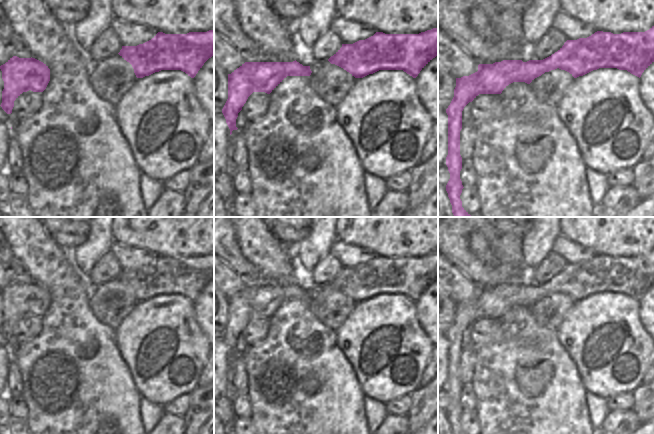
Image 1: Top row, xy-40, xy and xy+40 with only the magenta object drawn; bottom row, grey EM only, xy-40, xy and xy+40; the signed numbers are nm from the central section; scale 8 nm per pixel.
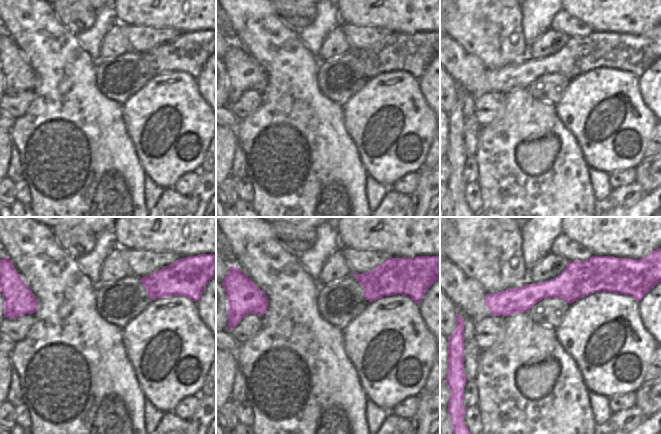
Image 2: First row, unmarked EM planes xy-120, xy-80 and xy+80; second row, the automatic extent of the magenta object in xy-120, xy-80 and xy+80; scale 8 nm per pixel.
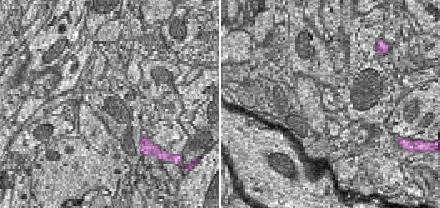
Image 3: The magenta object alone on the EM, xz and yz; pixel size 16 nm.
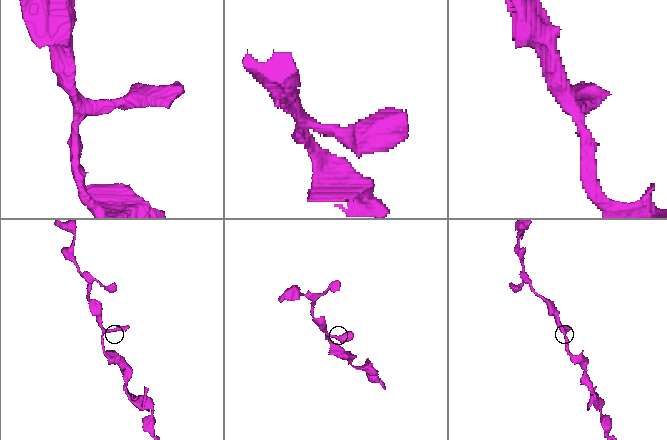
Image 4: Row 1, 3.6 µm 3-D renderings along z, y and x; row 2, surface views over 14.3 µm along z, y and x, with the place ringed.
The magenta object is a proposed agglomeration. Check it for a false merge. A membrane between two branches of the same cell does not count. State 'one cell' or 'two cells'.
one cell

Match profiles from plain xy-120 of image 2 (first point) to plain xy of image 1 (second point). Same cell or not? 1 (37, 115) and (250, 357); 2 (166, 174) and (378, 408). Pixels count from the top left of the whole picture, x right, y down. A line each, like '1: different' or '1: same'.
1: same
2: different

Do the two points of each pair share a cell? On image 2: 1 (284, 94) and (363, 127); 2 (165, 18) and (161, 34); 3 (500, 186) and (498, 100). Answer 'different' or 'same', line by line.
1: different
2: different
3: different

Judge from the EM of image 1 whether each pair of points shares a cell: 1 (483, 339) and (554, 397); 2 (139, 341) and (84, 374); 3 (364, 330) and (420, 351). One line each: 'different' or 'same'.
1: different
2: different
3: same

